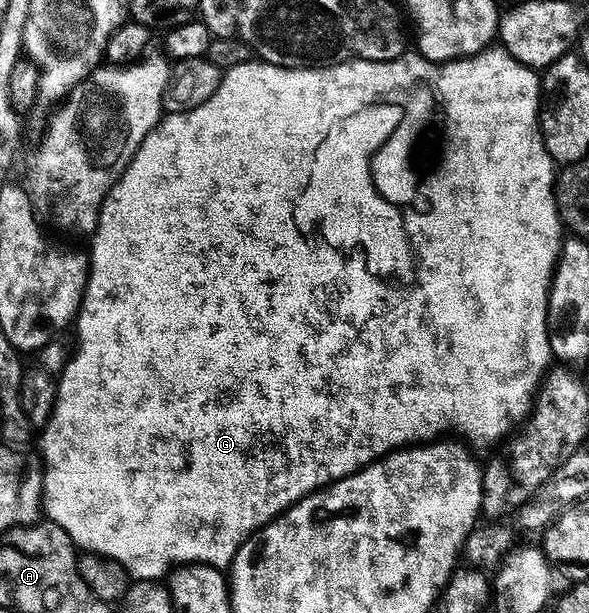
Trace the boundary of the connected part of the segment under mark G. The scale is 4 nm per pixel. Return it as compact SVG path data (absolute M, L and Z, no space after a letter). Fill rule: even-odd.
M490 47L490 48L488 48L488 49L484 49L484 51L483 51L483 52L481 52L481 53L476 53L476 55L475 55L475 56L474 56L474 57L461 57L461 58L459 58L459 60L458 60L458 61L454 61L454 62L452 62L452 65L451 65L451 69L453 69L453 117L429 117L429 116L431 116L431 115L432 115L432 113L433 113L433 108L435 108L435 107L436 107L436 105L437 105L437 97L436 97L436 93L437 93L437 88L439 88L439 87L440 87L440 85L441 85L441 73L440 73L440 71L439 71L439 70L437 70L437 69L440 69L440 68L438 68L438 66L437 66L437 65L436 65L436 64L434 64L434 62L431 62L431 61L428 61L428 59L427 59L427 58L426 58L426 57L422 57L422 56L421 56L421 54L420 54L420 53L418 53L418 52L416 52L416 51L406 51L406 53L404 53L404 55L403 55L403 56L402 56L402 57L396 57L396 59L395 59L395 60L394 60L394 61L344 61L344 62L343 62L343 63L339 63L339 64L338 64L338 65L328 65L328 66L327 66L327 67L319 67L319 68L318 68L318 69L288 69L288 68L287 68L287 67L279 67L279 66L278 66L278 65L268 65L268 63L267 63L267 62L266 62L266 61L263 61L263 60L260 60L260 59L254 59L254 60L252 60L252 61L248 61L248 62L247 62L247 63L239 63L239 67L231 67L231 68L230 68L230 69L226 69L226 70L224 70L224 73L223 73L223 76L222 76L222 79L221 79L221 82L220 82L220 83L219 83L219 87L215 87L215 95L211 95L211 99L207 99L207 103L199 103L199 107L195 107L195 108L194 108L194 109L192 109L192 110L191 110L191 111L183 111L183 112L182 112L182 113L170 113L170 112L166 112L166 113L165 113L165 114L164 114L164 116L162 116L162 118L161 118L161 120L160 120L160 122L159 122L159 123L158 123L158 125L157 125L157 126L156 126L156 127L154 127L154 128L153 128L153 129L152 129L152 131L151 131L151 132L150 132L150 133L149 133L149 134L148 134L148 135L147 135L147 139L143 139L143 143L142 143L142 144L141 144L141 146L140 146L140 147L139 147L139 151L135 151L135 155L134 155L134 156L133 156L133 158L132 158L132 159L131 159L131 163L130 163L130 164L129 164L129 165L128 165L128 166L127 166L127 167L126 167L126 169L125 169L125 170L124 170L124 171L123 171L123 175L122 175L122 176L121 176L121 177L120 177L120 178L119 178L119 180L118 180L118 181L117 181L117 183L116 183L116 184L115 184L115 185L113 185L113 187L112 187L112 189L111 189L111 191L110 191L110 192L109 192L109 194L108 194L108 195L106 195L106 197L105 197L105 199L104 199L104 201L103 201L103 202L102 202L102 204L101 204L101 209L100 209L100 210L99 210L99 211L98 211L98 215L97 215L97 227L96 227L96 229L95 229L95 230L93 230L93 231L92 231L92 233L91 233L91 238L93 238L93 250L91 250L91 251L90 251L90 250L88 250L88 253L87 253L87 256L88 256L88 258L89 258L89 278L88 278L88 279L87 279L87 283L86 283L86 284L85 284L85 294L84 294L84 295L83 295L83 299L82 299L82 300L81 300L81 308L80 308L80 309L78 309L78 311L77 311L77 315L76 315L76 318L75 318L75 330L76 330L76 329L77 329L77 350L75 350L75 349L73 349L73 350L72 350L72 353L71 353L71 356L70 356L70 357L69 357L69 358L68 358L68 361L67 361L67 363L66 363L66 365L65 365L65 367L64 367L64 369L63 369L63 370L61 370L61 372L60 372L60 374L59 374L59 380L58 380L58 381L57 381L57 398L56 398L56 399L55 399L55 403L54 403L54 404L53 404L53 410L52 410L52 411L51 411L51 415L50 415L50 416L49 416L49 421L48 421L48 423L47 423L47 424L46 424L46 425L44 425L44 427L43 427L43 428L42 428L42 429L41 429L41 430L40 430L40 433L39 433L39 441L40 441L40 437L41 437L41 457L42 457L42 459L41 459L41 458L40 458L40 460L41 460L41 461L42 461L42 462L43 462L43 472L42 472L42 475L41 475L41 504L42 504L42 506L43 506L43 513L44 513L44 516L45 516L45 517L46 517L46 518L48 518L48 520L51 520L51 521L53 521L53 522L55 522L55 524L57 524L57 525L58 525L58 526L59 526L59 527L63 527L63 531L67 531L67 535L68 535L68 536L69 536L69 537L70 537L70 538L71 538L71 539L72 539L72 541L73 541L73 543L74 543L74 546L76 546L76 548L77 548L77 549L78 549L78 550L81 550L81 551L88 551L88 552L91 552L91 553L95 553L95 554L97 554L97 556L99 556L99 557L109 557L109 558L110 558L110 560L112 560L112 561L119 561L119 562L120 562L120 563L121 563L121 565L122 565L122 566L123 566L123 568L124 568L124 569L126 569L126 571L127 571L127 572L129 572L129 575L130 575L130 578L133 578L133 579L136 579L136 580L138 580L138 581L155 581L155 580L158 580L158 579L161 579L161 578L164 578L164 577L165 577L165 576L166 576L166 575L168 575L168 574L170 574L170 573L172 573L172 572L173 572L173 570L174 570L174 569L176 569L176 568L177 568L177 567L178 567L178 566L181 566L181 565L210 565L210 566L211 566L211 567L215 567L215 568L216 568L216 569L220 569L220 570L222 570L222 571L225 571L225 570L228 570L228 569L229 569L229 568L230 568L230 566L232 566L232 564L233 564L233 560L234 560L234 559L235 559L235 555L236 555L236 554L237 554L237 552L238 552L238 551L239 551L239 547L243 547L243 543L244 543L244 542L245 542L245 541L246 541L246 540L247 540L247 538L249 538L249 537L250 537L250 535L252 535L252 534L253 534L253 533L254 533L254 531L256 531L256 529L262 529L262 528L263 528L263 526L265 526L265 525L268 525L268 524L269 524L269 522L271 522L271 521L275 521L275 520L277 520L277 516L278 516L278 515L279 515L279 514L280 514L280 513L286 513L286 511L287 511L287 510L289 510L289 509L290 509L290 507L292 507L292 506L293 506L293 505L294 505L294 503L296 503L296 501L301 501L301 500L302 500L302 499L303 499L303 498L305 498L305 496L307 496L307 495L308 495L308 494L309 494L309 493L313 493L313 492L315 492L315 491L316 491L316 490L317 490L317 489L324 489L324 488L325 488L325 486L327 486L327 485L329 485L329 484L330 484L330 483L331 483L331 482L332 482L332 481L338 481L338 480L339 480L339 479L343 479L343 478L344 478L344 477L346 477L346 476L347 476L347 475L351 475L351 474L352 474L352 473L356 473L356 472L357 472L357 470L358 470L358 469L364 469L364 468L365 468L365 466L367 466L367 465L369 465L369 464L370 464L370 463L371 463L371 462L373 462L373 461L379 461L379 460L381 460L381 458L382 458L382 457L386 457L386 455L387 455L387 454L389 454L389 453L391 453L391 452L394 452L394 451L396 451L396 450L399 450L399 449L403 449L403 448L406 448L406 447L412 447L412 446L415 446L415 445L420 445L420 444L422 444L422 443L428 443L428 442L430 442L430 441L432 441L432 440L434 440L434 439L437 439L437 438L440 438L440 437L441 437L441 436L442 436L442 435L445 435L445 434L448 434L448 433L445 433L445 432L447 432L447 431L448 431L448 429L454 429L454 431L455 431L455 432L457 432L457 433L462 433L462 435L461 435L461 434L457 434L457 435L460 435L460 436L461 436L461 437L462 437L462 438L464 438L464 440L465 440L465 441L466 441L466 442L469 442L469 443L472 443L472 444L473 444L473 445L474 445L474 446L476 446L476 445L475 445L475 444L477 444L477 445L489 445L489 444L490 444L490 445L489 445L489 446L492 446L492 445L493 445L493 444L494 444L494 443L497 443L497 442L500 442L500 441L501 441L501 440L502 440L502 438L504 438L504 437L505 437L505 436L506 436L506 434L508 434L508 433L509 433L509 432L510 432L510 429L511 429L511 427L513 427L513 426L516 426L516 425L517 425L517 424L518 424L518 422L520 422L520 421L521 421L521 420L522 420L522 418L524 418L524 417L525 417L525 416L526 416L526 414L528 414L528 412L529 412L529 410L530 410L530 409L531 409L531 408L532 408L532 405L533 405L533 399L534 399L534 396L535 396L535 394L536 394L536 392L537 392L537 390L538 390L538 388L539 388L539 386L540 386L540 384L541 384L541 382L542 382L542 380L543 380L543 376L544 376L544 375L545 375L545 373L546 373L546 371L547 371L547 370L548 370L548 369L549 369L549 368L550 368L550 365L551 365L551 358L552 358L552 357L553 357L553 353L552 353L552 349L551 349L551 347L550 347L550 346L549 346L549 343L548 343L548 323L547 323L547 319L548 319L548 299L549 299L549 286L550 286L550 281L551 281L551 280L552 280L552 278L553 278L553 272L554 272L554 266L555 266L555 265L556 265L556 264L557 264L557 261L558 261L558 256L559 256L559 254L560 254L560 252L561 252L561 246L562 246L562 242L563 242L563 226L562 226L562 224L561 224L561 217L560 217L560 216L559 216L559 214L558 214L558 213L557 213L557 200L556 200L556 199L555 199L555 195L554 195L554 194L553 194L553 191L554 191L554 188L555 188L555 162L554 162L554 159L553 159L553 156L552 156L552 155L551 155L551 154L549 154L549 152L548 152L548 151L547 151L547 147L546 147L546 146L545 146L545 144L544 144L544 143L543 143L543 135L542 135L542 134L541 134L541 118L540 118L540 116L539 116L539 114L540 114L540 112L541 112L541 78L540 78L540 76L539 76L539 73L538 73L538 70L535 70L535 69L528 69L528 67L527 67L527 66L526 66L526 65L521 65L521 64L520 64L520 63L518 63L518 62L517 62L517 61L516 61L516 60L515 60L515 58L513 58L513 57L512 57L512 56L511 56L511 54L509 54L509 52L507 52L507 51L506 51L506 50L505 50L505 48L504 48L504 47Z

